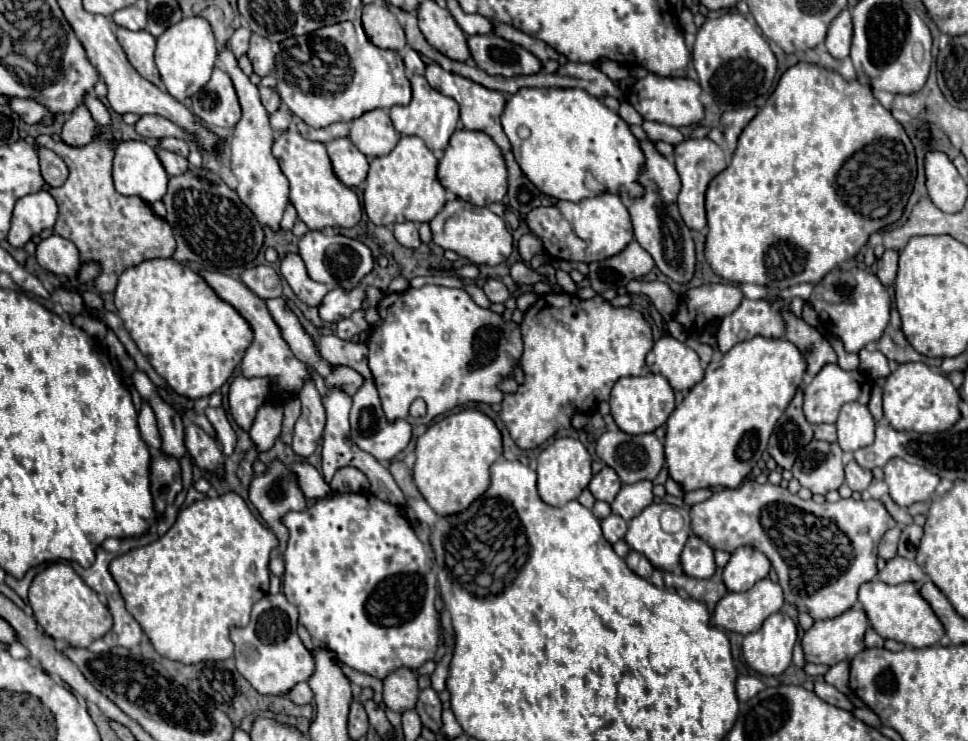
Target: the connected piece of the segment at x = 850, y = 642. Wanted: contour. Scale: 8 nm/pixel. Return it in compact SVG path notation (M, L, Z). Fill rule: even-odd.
M852 607L834 619L814 621L812 629L806 631L802 637L802 649L804 649L806 661L808 663L824 663L824 665L850 661L856 653L860 653L864 649L866 629L868 629L868 617L860 607Z

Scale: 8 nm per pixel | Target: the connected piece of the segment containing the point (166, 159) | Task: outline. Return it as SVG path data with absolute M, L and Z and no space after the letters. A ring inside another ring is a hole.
M156 149L158 151L158 157L166 169L166 173L172 177L172 175L182 175L186 173L188 169L188 159L172 153L172 151L164 151L164 149Z

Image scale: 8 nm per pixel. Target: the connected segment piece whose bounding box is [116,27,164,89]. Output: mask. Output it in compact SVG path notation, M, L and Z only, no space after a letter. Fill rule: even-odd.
M124 27L116 29L116 37L118 43L122 45L128 61L132 63L132 67L150 83L154 83L156 87L162 87L156 63L154 63L154 47L156 47L156 39L148 33L148 31L130 31Z

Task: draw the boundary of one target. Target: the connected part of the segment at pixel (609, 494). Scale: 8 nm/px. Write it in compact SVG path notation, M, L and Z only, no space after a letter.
M604 467L600 473L596 473L594 479L588 485L590 493L598 501L606 501L606 503L612 503L614 501L614 497L620 491L620 487L622 487L622 483L620 483L618 475L614 473L614 469L610 469L610 467Z

